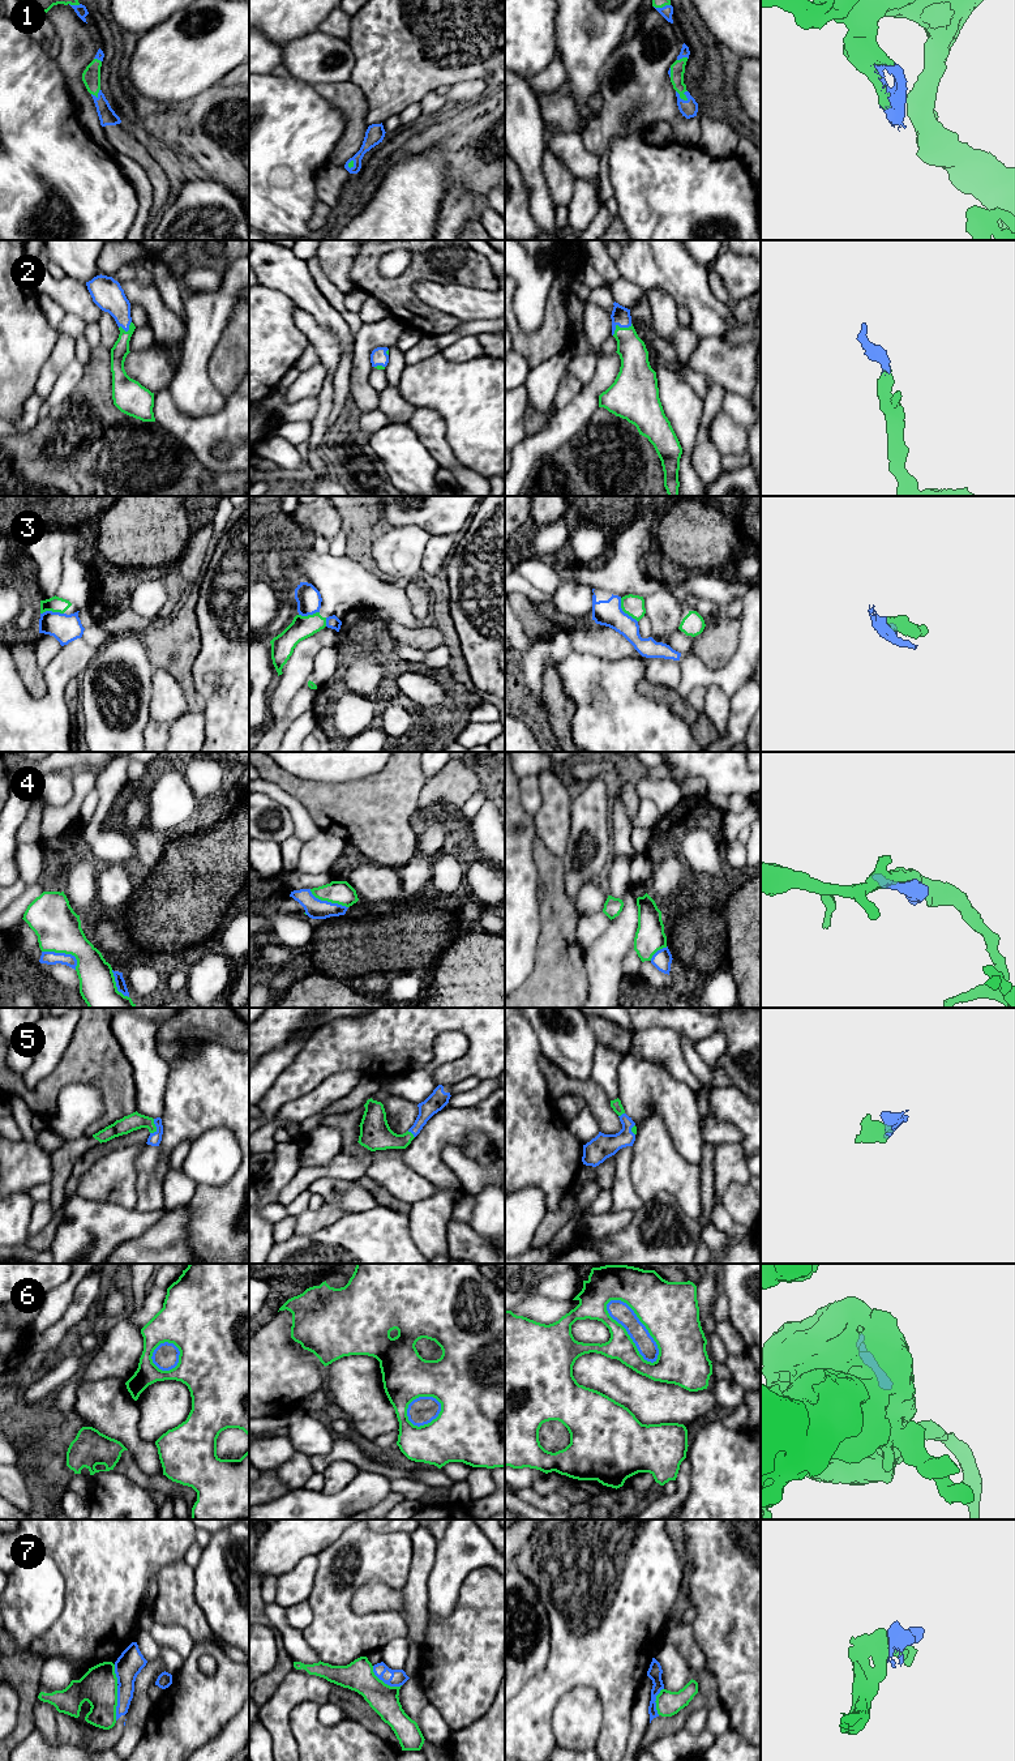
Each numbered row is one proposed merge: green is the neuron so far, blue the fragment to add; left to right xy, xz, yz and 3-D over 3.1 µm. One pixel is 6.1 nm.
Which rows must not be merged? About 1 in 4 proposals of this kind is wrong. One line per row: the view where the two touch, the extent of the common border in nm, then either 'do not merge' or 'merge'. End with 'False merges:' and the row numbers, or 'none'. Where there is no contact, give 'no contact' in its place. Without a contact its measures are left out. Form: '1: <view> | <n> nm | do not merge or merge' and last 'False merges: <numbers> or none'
1: yz | 100 nm | merge
2: yz | 140 nm | merge
3: yz | 190 nm | do not merge
4: xy | 240 nm | do not merge
5: xy | 100 nm | merge
6: yz | 480 nm | do not merge
7: xz | 220 nm | do not merge
False merges: 3, 4, 6, 7

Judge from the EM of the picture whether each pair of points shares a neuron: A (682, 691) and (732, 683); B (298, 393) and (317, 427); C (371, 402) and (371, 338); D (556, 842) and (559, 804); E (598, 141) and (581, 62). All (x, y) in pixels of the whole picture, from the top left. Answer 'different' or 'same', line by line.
A: same
B: different
C: same
D: same
E: different

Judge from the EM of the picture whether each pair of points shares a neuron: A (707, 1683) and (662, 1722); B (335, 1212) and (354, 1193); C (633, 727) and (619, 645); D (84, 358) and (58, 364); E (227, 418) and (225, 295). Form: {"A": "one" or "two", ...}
{"A": "one", "B": "two", "C": "two", "D": "two", "E": "two"}

